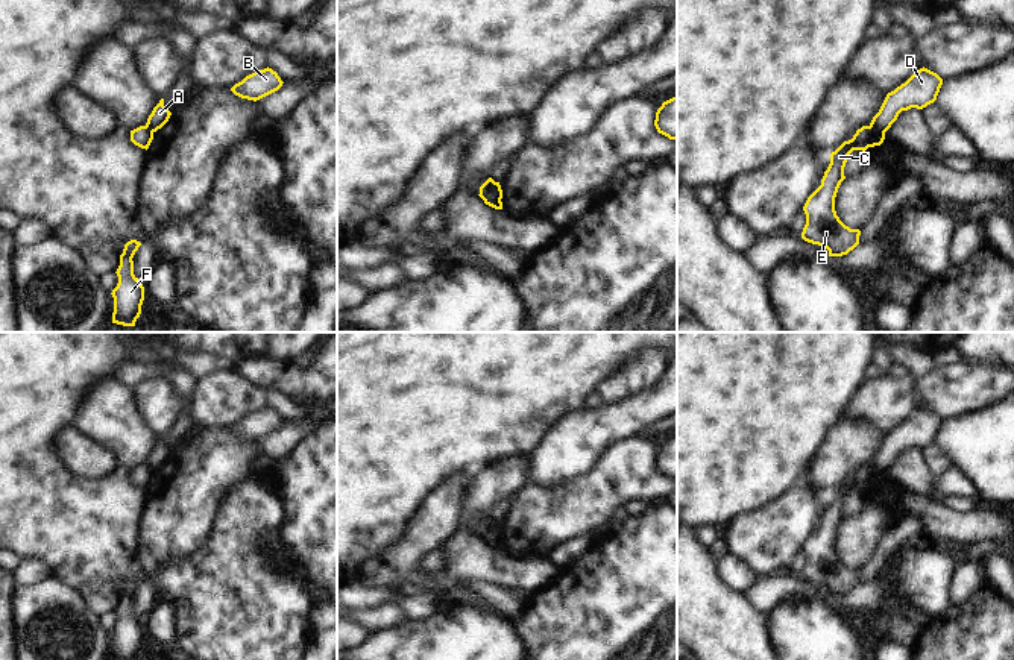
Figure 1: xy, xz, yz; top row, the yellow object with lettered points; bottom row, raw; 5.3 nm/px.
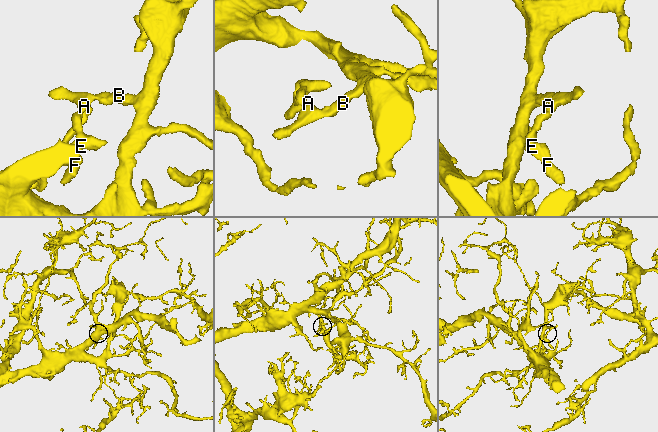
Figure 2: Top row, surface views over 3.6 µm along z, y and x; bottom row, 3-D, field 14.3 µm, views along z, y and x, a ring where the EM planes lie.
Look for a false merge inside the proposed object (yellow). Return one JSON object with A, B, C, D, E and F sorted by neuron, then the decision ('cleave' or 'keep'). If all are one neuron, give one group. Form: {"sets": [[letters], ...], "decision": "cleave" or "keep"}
{"sets": [["A", "B", "D"], ["C", "E", "F"]], "decision": "cleave"}

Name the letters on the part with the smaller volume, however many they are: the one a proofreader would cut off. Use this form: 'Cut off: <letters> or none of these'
Cut off: C, E, F

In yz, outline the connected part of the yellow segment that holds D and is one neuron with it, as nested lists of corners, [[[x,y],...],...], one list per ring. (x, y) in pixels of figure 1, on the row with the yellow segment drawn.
[[[924,67],[917,70],[905,83],[886,94],[870,126],[886,132],[902,111],[923,109],[934,103],[941,85],[943,79],[937,73]]]

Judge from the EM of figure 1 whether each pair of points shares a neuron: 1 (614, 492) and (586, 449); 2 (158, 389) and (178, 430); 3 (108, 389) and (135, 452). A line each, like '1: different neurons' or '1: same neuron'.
1: different neurons
2: different neurons
3: same neuron

